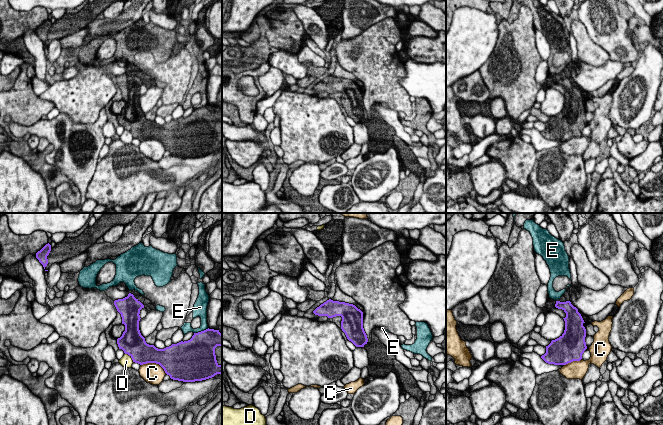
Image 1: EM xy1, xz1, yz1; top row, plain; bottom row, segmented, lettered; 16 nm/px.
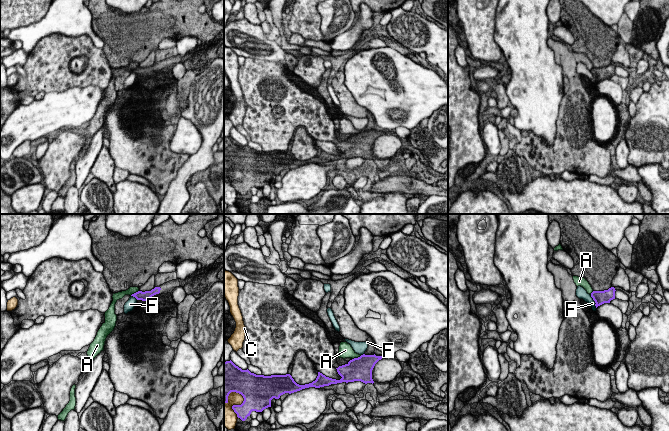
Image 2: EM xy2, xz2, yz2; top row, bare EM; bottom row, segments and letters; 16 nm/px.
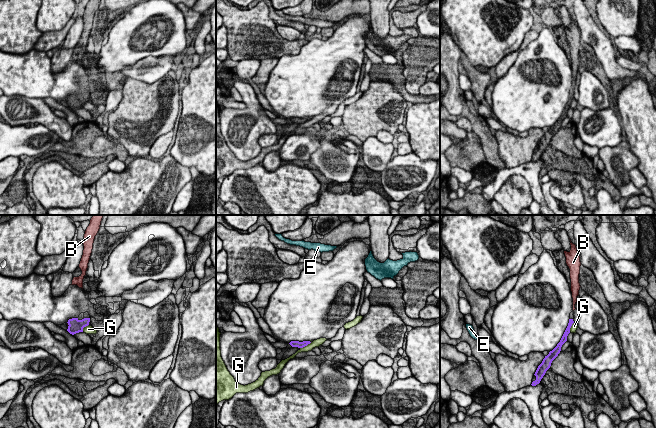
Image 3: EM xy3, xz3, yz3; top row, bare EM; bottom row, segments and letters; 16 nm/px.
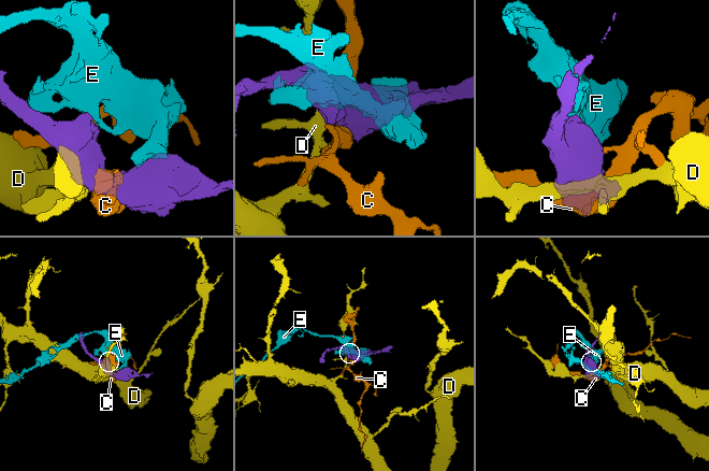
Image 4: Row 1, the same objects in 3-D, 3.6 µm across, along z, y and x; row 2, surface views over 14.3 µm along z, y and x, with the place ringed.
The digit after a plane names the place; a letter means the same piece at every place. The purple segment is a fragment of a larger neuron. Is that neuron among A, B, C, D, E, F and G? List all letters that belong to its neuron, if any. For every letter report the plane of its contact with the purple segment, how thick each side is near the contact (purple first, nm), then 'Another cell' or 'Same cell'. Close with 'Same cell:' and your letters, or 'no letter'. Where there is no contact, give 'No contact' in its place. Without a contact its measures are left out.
A: Touches purple in xz2. Thickness 380 nm (purple) against 220 nm. Another cell
B: Touches purple in xy3. Thickness 220 nm (purple) against 30 nm. Same cell
C: Touches purple in xy1. Thickness 380 nm (purple) against 340 nm. Another cell
D: Touches purple in xy1. Thickness 380 nm (purple) against 200 nm. Another cell
E: Touches purple in xy1. Thickness 440 nm (purple) against 140 nm. Another cell
F: Touches purple in yz2. Thickness 220 nm (purple) against 160 nm. Another cell
G: Touches purple in xz3. Thickness 100 nm (purple) against 130 nm. Another cell
Same cell: B

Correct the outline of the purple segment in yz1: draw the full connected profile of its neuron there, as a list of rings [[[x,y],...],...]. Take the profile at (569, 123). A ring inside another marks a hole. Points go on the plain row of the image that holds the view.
[[[556,77],[555,83],[566,89],[564,109],[546,122],[546,129],[541,134],[548,140],[566,141],[580,137],[587,125],[585,99],[578,85],[570,77]]]

